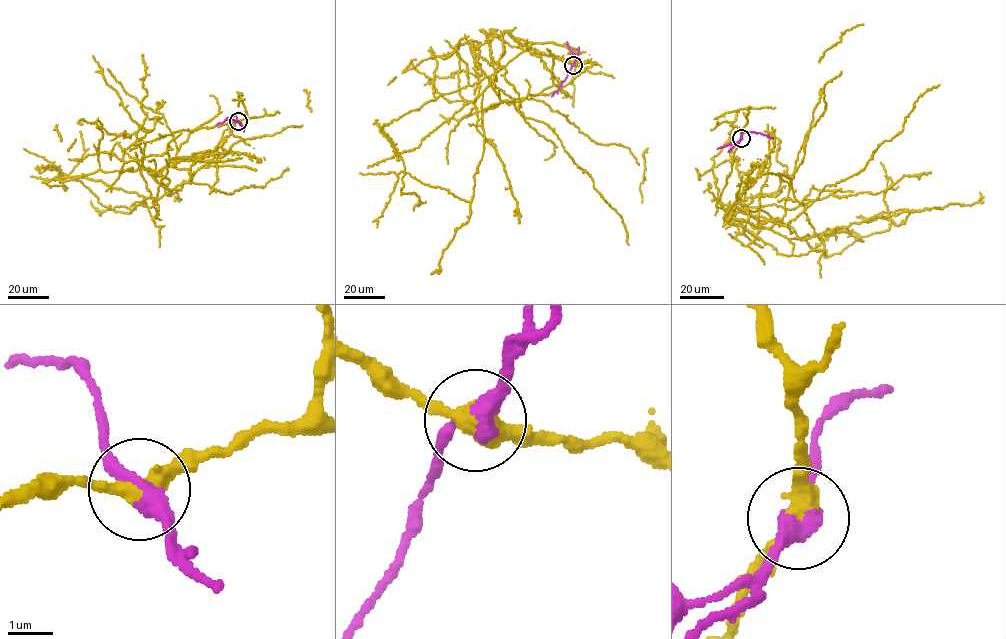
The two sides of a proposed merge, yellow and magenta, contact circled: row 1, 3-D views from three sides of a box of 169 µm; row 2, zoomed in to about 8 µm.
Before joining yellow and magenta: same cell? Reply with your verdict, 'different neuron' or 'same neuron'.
different neuron

